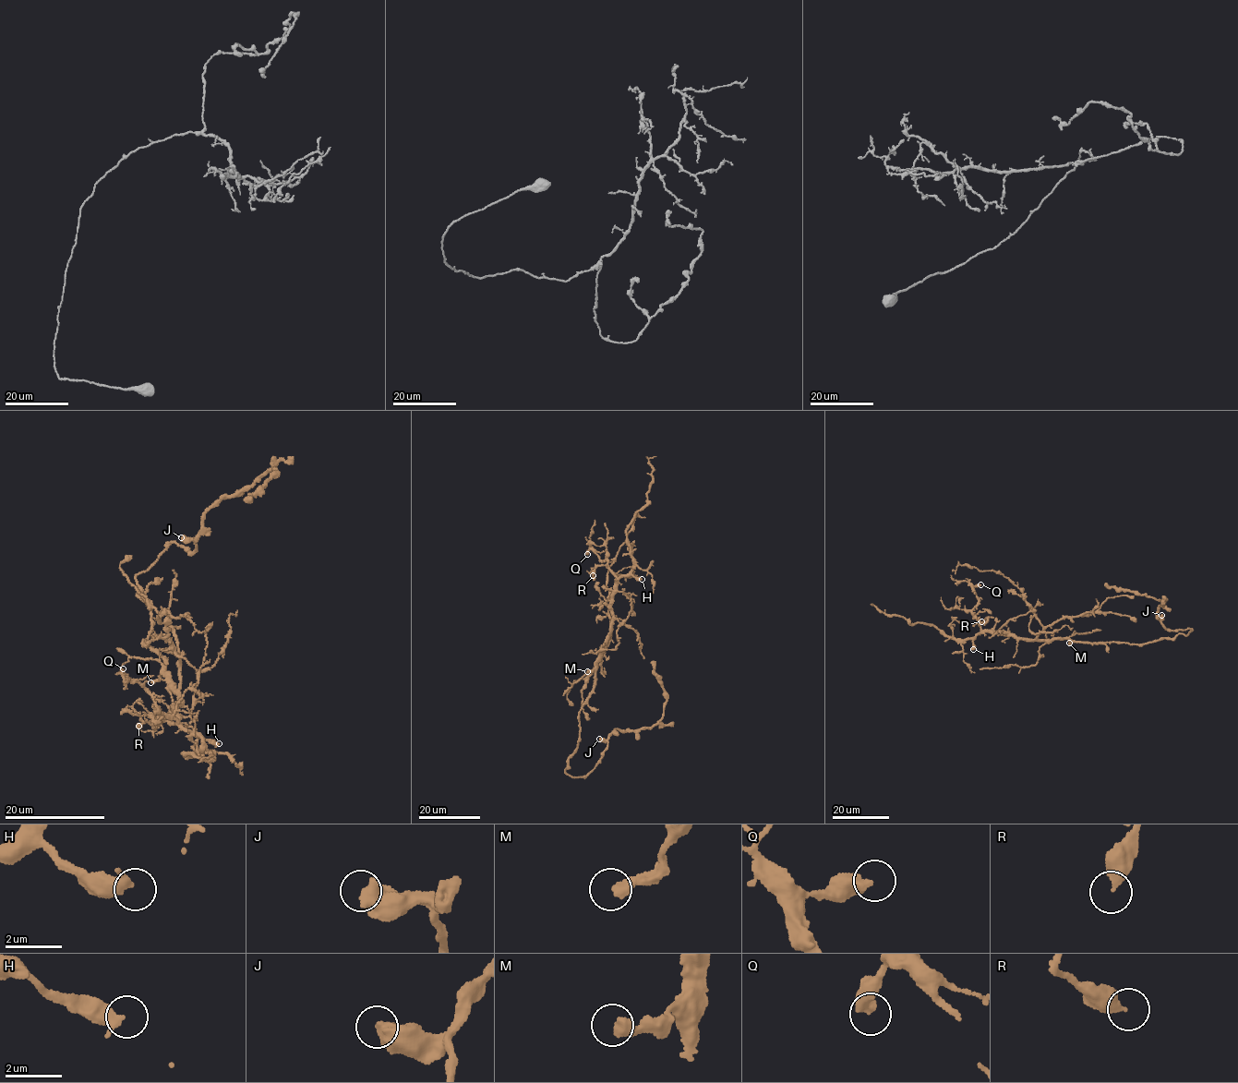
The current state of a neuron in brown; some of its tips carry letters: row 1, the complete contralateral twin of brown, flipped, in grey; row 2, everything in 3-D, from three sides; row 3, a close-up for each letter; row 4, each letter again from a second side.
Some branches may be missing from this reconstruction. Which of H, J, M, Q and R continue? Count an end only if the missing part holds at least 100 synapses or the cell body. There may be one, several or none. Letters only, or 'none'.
M

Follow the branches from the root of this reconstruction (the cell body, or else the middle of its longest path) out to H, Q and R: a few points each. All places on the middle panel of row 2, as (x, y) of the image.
H: (581, 707), (593, 689), (596, 658), (610, 631), (614, 585), (623, 576), (632, 575), (642, 579)
Q: (581, 707), (593, 689), (596, 658), (610, 631), (617, 578), (606, 559), (590, 548), (587, 554)
R: (581, 707), (593, 689), (596, 658), (610, 631), (610, 601), (617, 578), (604, 565), (597, 566), (593, 575)

